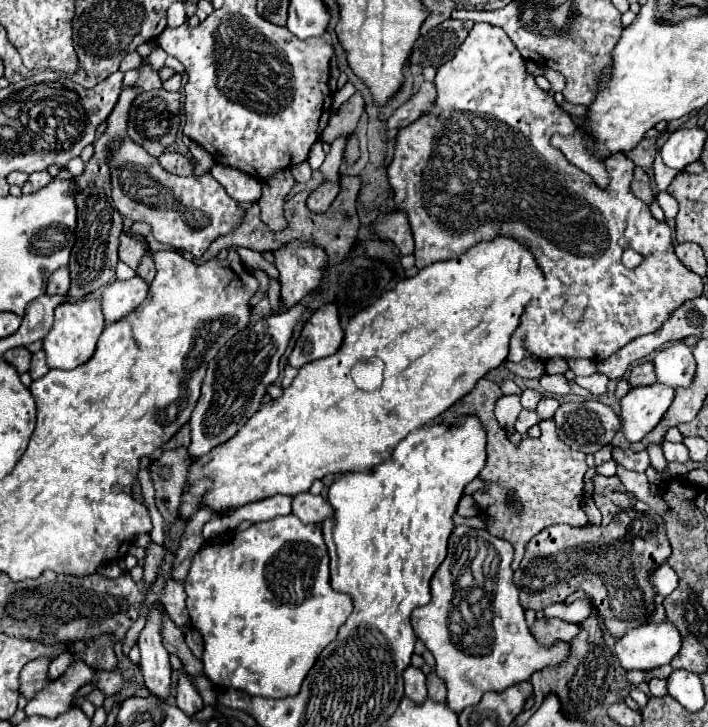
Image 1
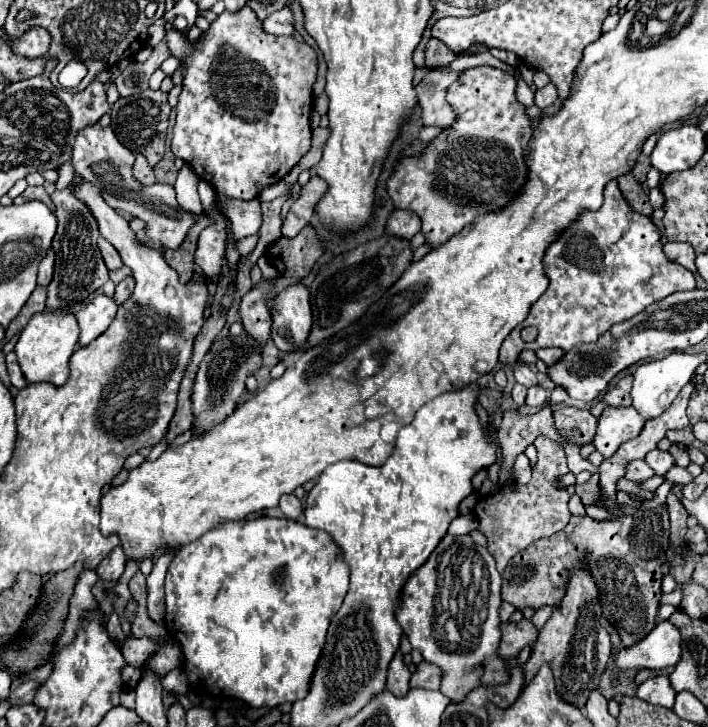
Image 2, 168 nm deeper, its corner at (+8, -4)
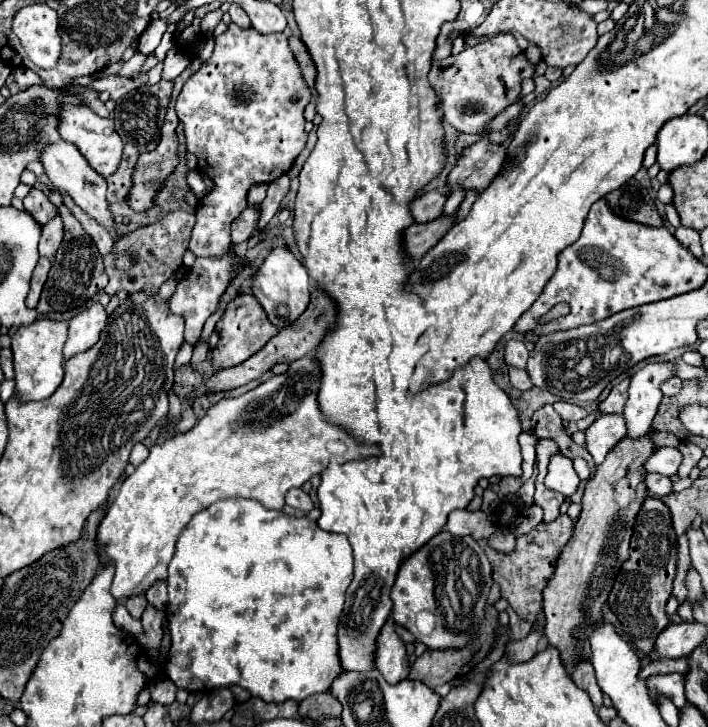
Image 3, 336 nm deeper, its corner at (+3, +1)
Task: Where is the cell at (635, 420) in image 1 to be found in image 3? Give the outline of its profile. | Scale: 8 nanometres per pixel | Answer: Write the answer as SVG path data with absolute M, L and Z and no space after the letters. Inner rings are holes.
M601 413L599 419L585 431L587 451L593 455L595 463L601 465L605 455L627 435L627 423L623 415Z

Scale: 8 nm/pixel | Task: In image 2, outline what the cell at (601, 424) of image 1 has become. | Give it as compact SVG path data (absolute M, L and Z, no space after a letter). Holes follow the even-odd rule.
M564 406L554 410L554 424L562 438L574 442L576 446L582 446L586 442L592 442L598 420L588 410Z

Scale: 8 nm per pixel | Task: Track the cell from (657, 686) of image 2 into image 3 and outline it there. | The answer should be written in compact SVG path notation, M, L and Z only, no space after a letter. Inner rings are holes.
M665 673L665 675L651 675L645 679L647 689L651 695L663 695L673 701L677 709L683 709L687 705L683 695L683 675L681 673Z

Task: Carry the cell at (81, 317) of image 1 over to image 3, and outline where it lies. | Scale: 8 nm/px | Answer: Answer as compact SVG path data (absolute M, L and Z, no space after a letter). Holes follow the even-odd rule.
M35 319L31 325L19 327L13 335L13 363L15 363L15 383L17 395L23 401L29 399L47 399L63 381L63 345L67 341L67 321L51 321L51 319Z

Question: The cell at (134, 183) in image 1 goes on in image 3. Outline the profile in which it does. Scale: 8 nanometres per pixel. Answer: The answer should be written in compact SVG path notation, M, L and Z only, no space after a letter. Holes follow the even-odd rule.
M67 105L63 107L63 119L59 125L59 133L63 135L65 141L73 143L81 155L89 161L89 165L103 177L111 177L121 163L121 153L123 153L123 139L115 131L115 125L111 119L99 117L93 113L89 107L79 107L79 105Z

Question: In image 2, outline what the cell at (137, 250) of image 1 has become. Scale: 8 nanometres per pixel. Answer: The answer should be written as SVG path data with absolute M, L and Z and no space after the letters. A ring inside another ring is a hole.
M98 238L98 248L100 248L102 260L104 260L104 264L108 266L108 270L116 270L116 268L120 268L120 266L122 266L122 260L120 260L120 256L118 256L116 248L114 248L108 240Z

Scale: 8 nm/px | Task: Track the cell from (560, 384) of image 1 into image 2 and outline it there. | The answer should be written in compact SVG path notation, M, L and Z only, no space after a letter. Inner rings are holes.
M518 362L518 364L514 366L514 378L516 378L518 384L522 384L522 386L526 386L526 388L538 384L538 382L536 382L536 374L534 374L534 372L530 370L530 366L524 364L524 362Z

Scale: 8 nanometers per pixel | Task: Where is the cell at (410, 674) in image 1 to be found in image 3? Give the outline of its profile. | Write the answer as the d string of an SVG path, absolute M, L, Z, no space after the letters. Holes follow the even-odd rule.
M393 619L379 635L379 651L375 651L375 667L387 679L387 683L399 683L409 675L409 659L405 653L405 643L395 633Z

